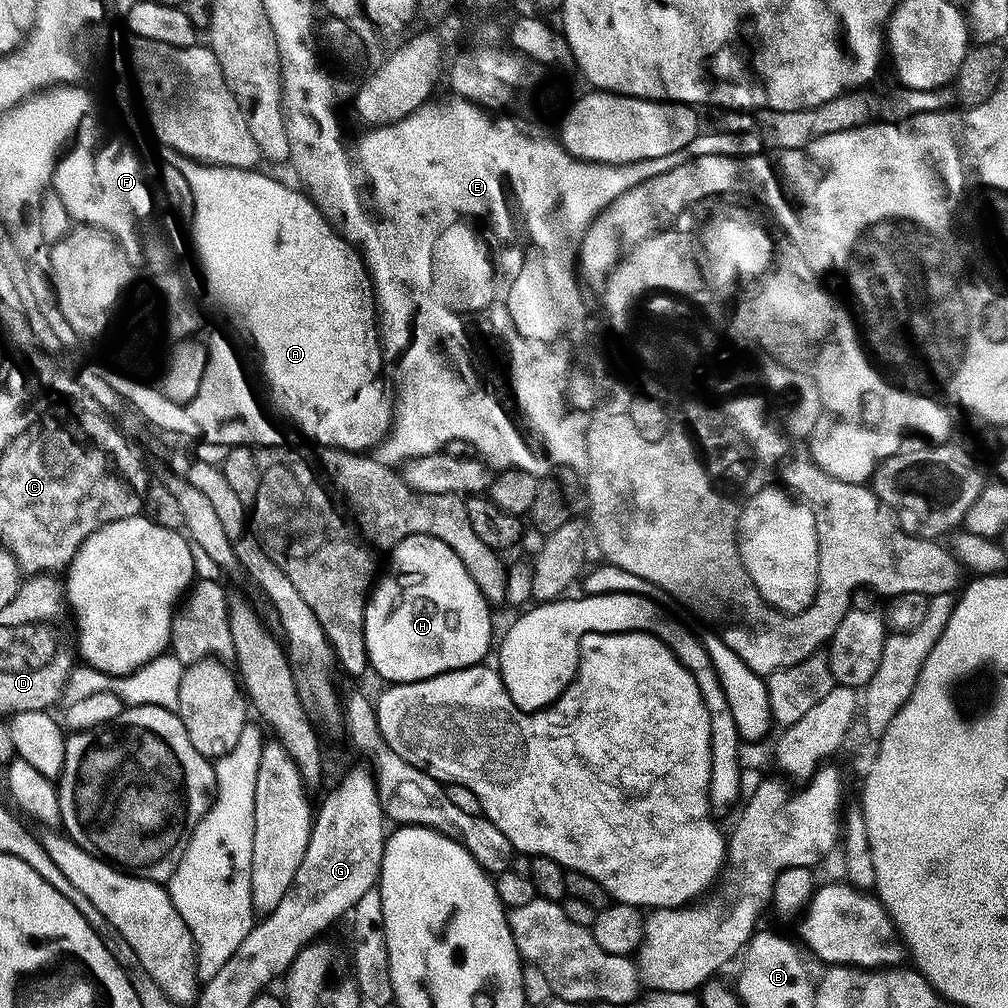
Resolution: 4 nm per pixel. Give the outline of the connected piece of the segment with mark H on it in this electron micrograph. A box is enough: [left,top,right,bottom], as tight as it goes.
[364,536,492,685]

